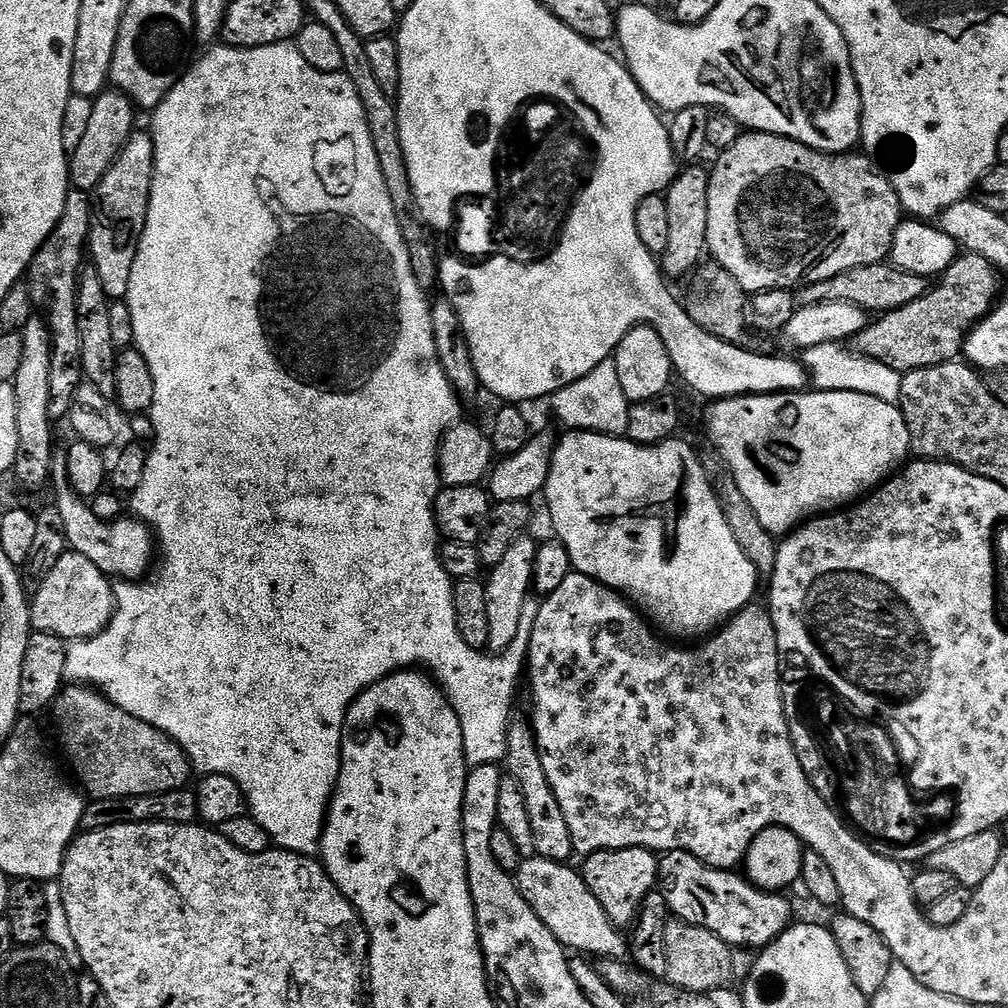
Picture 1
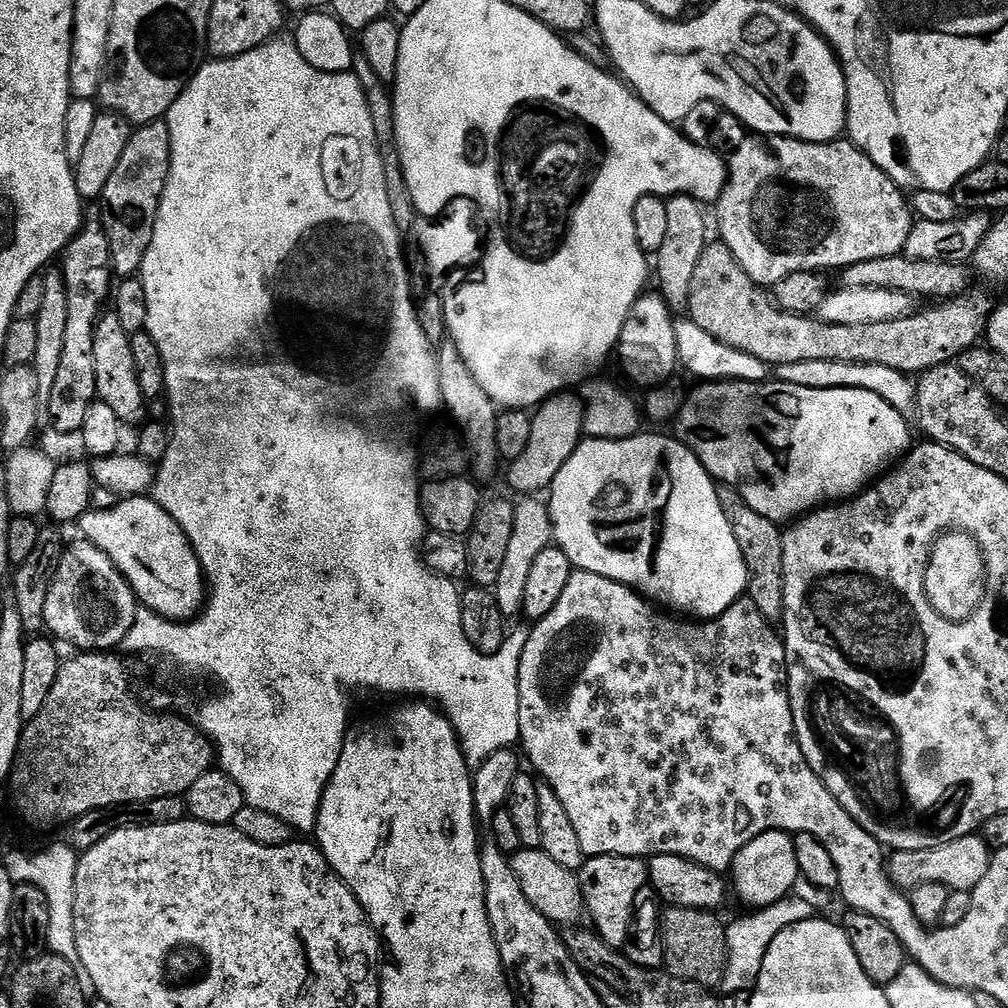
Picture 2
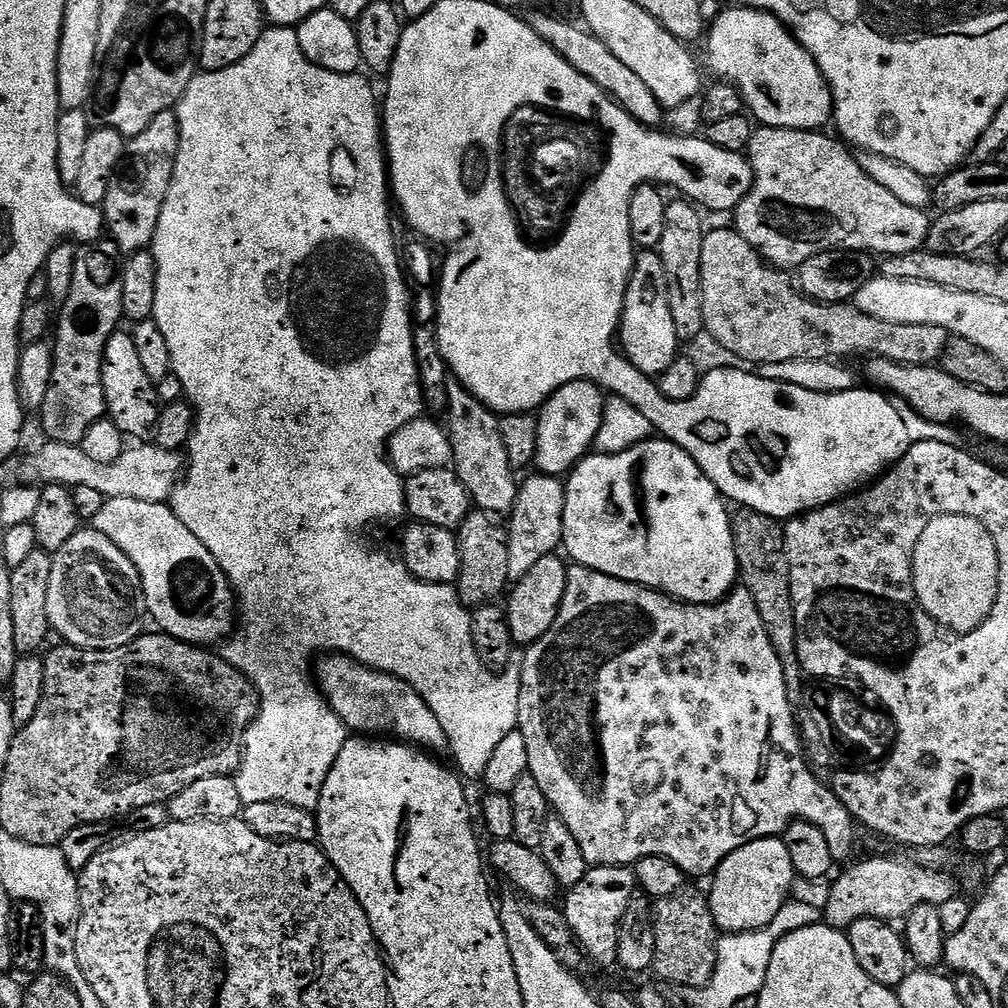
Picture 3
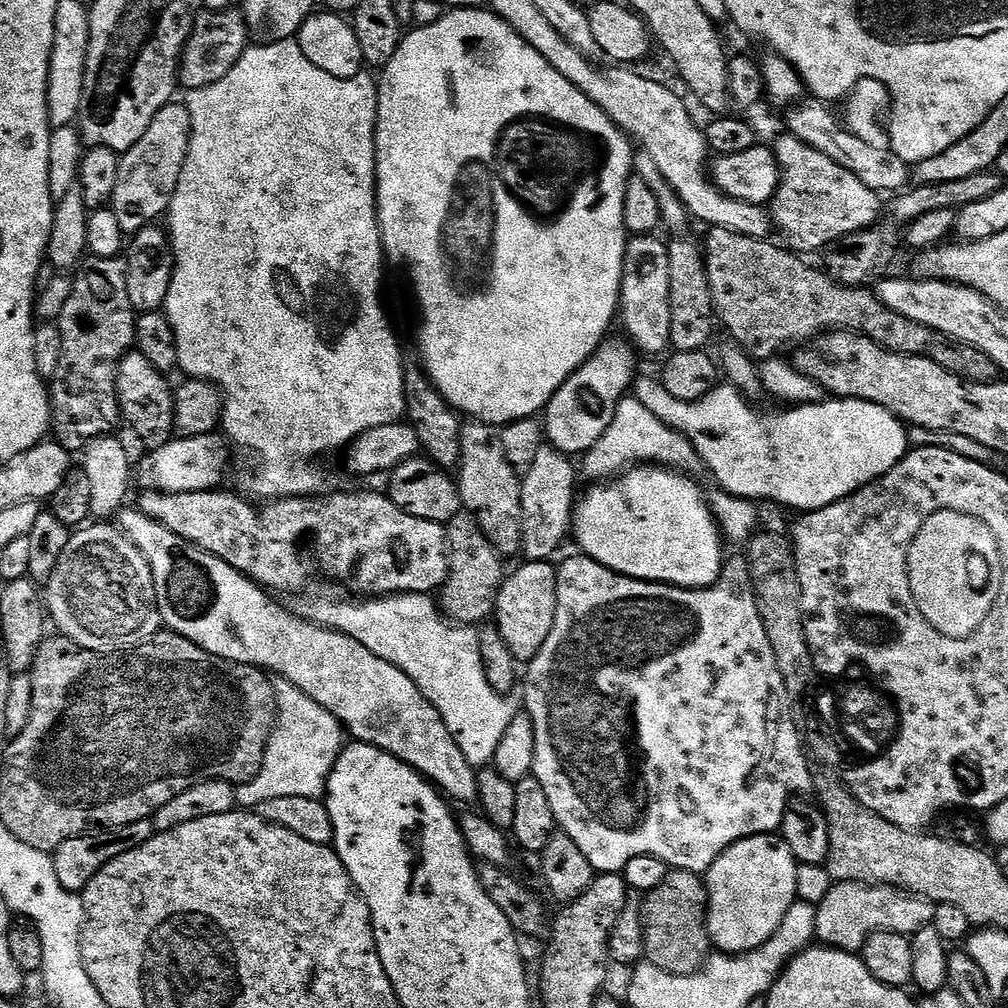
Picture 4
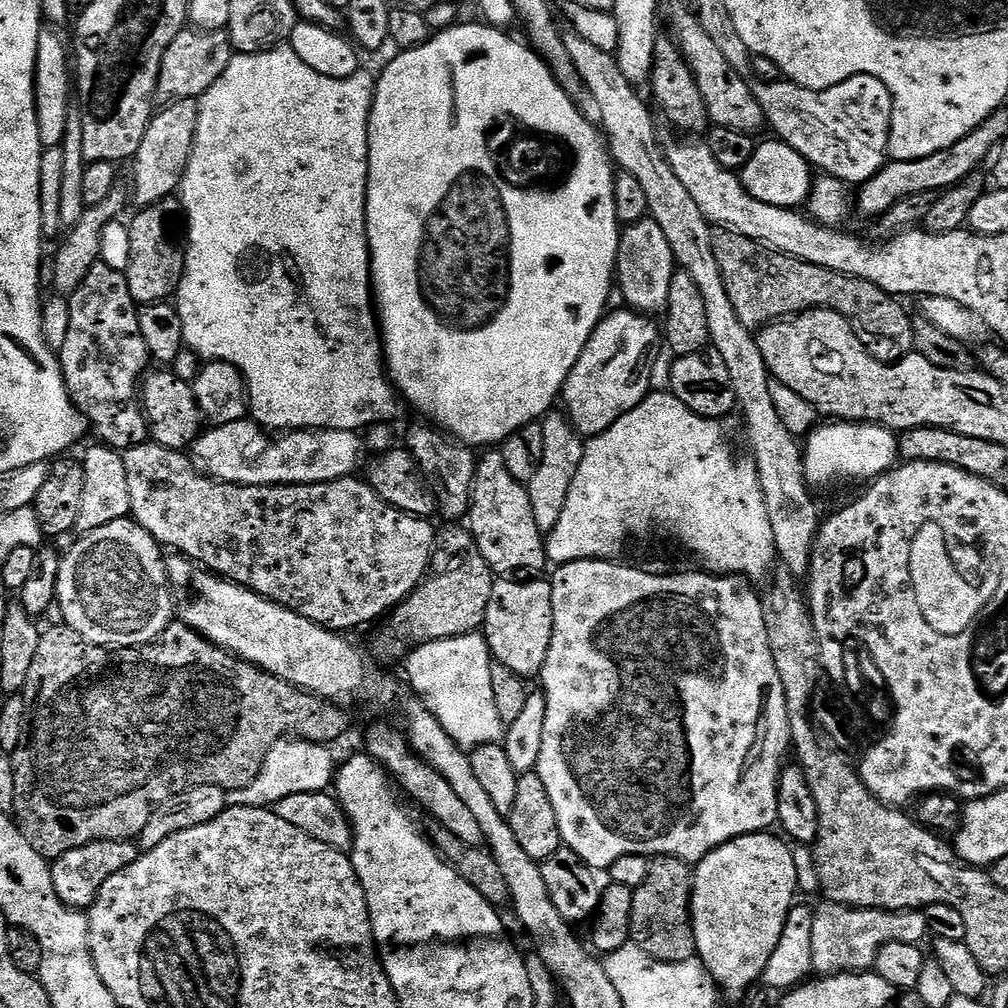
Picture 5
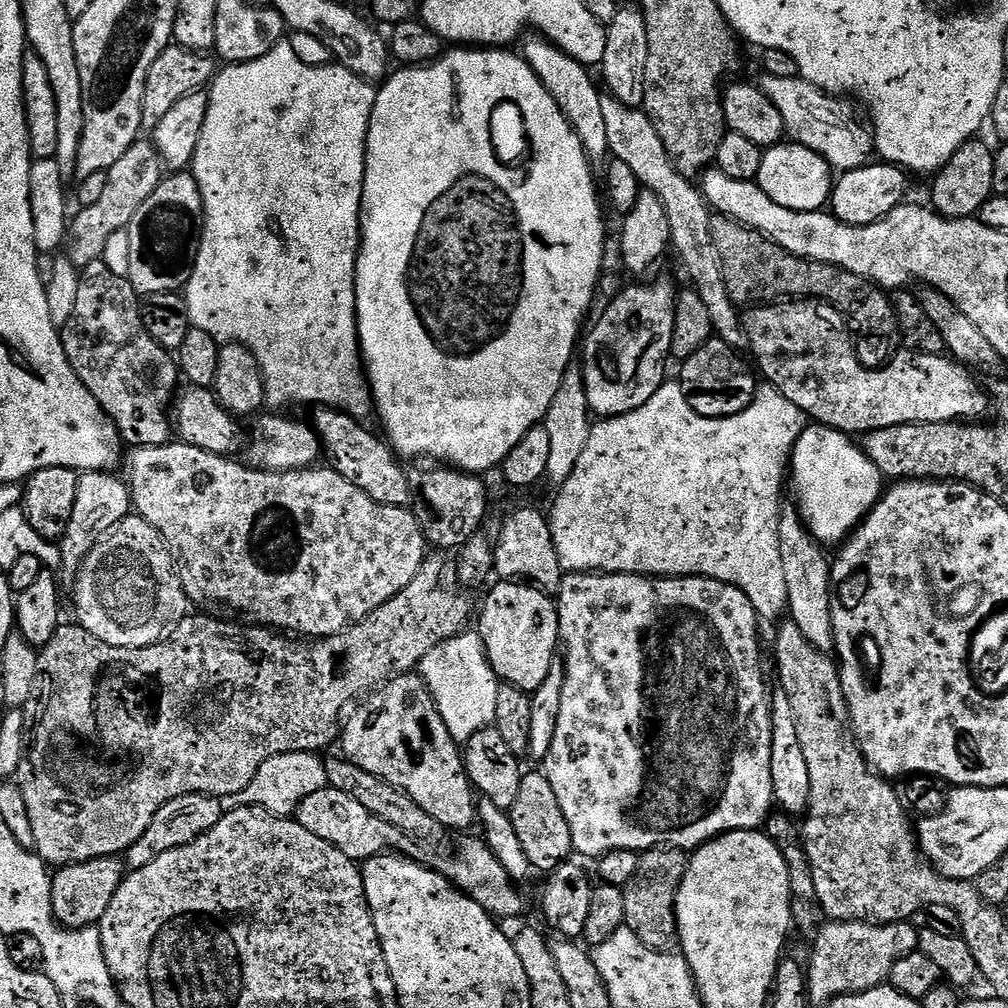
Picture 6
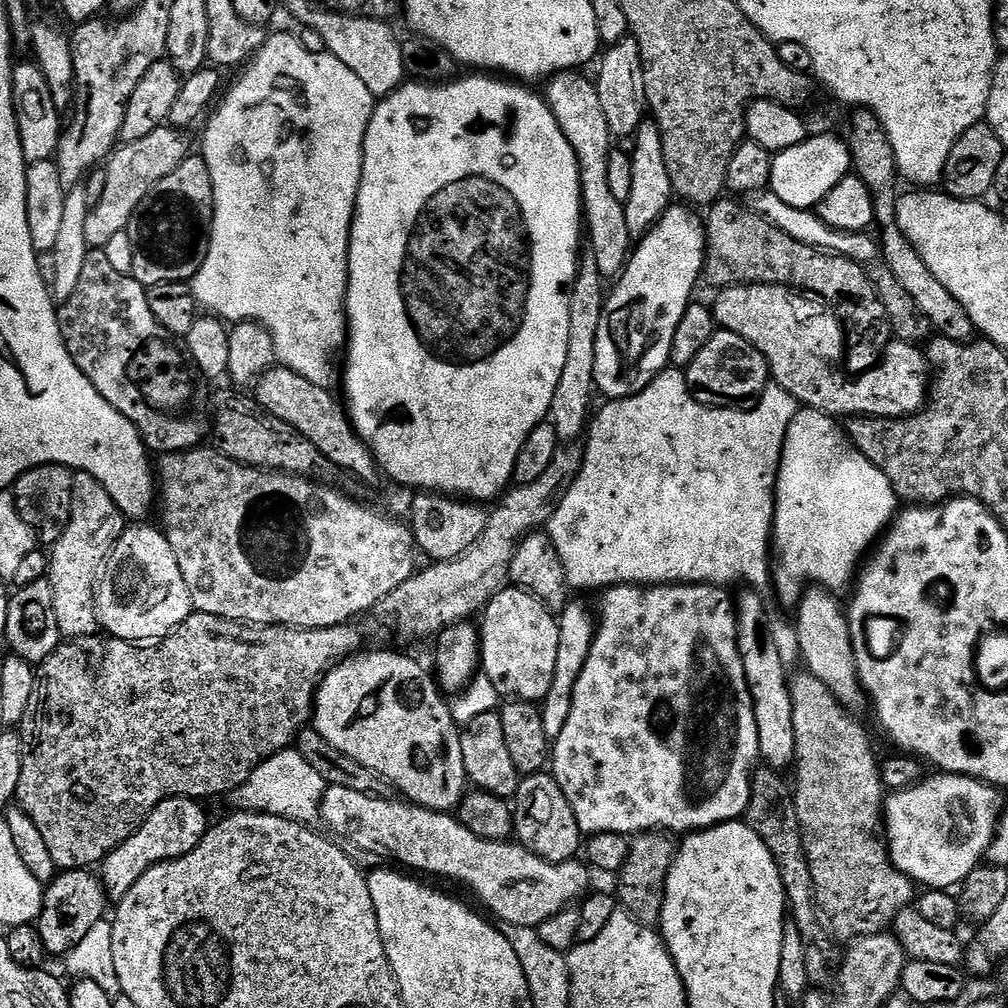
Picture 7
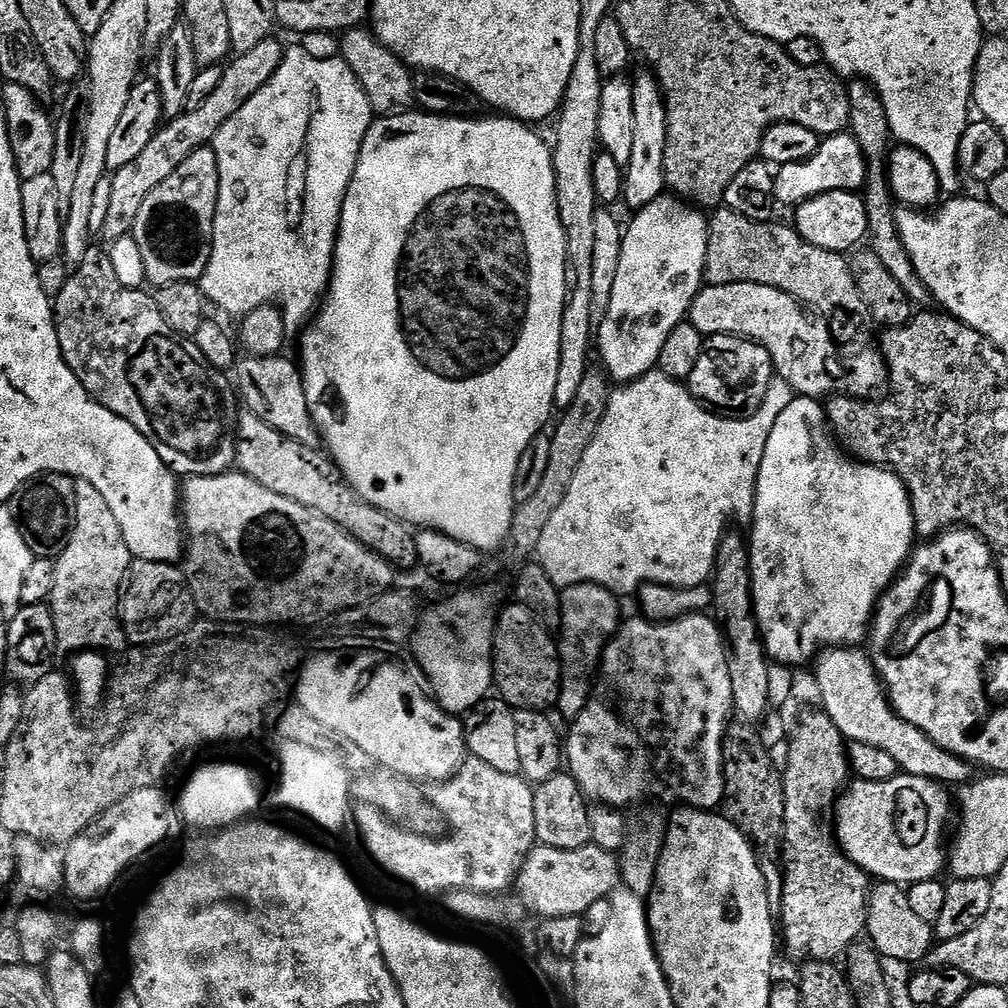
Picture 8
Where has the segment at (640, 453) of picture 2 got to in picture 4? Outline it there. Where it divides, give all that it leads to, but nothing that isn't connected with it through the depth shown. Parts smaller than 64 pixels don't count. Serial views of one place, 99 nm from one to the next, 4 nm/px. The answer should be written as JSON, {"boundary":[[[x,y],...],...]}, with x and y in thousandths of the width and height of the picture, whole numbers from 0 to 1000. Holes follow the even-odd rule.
{"boundary":[[[600,336],[599,340],[591,346],[590,351],[548,392],[548,397],[538,410],[543,439],[554,445],[555,448],[578,450],[587,444],[589,438],[593,438],[593,435],[597,435],[601,423],[605,423],[605,419],[609,419],[609,407],[613,407],[616,397],[628,384],[633,373],[633,367],[631,367],[633,350],[626,340],[620,339],[618,336],[616,336],[617,338],[607,336]],[[633,460],[612,471],[610,474],[604,474],[598,478],[591,478],[586,481],[587,485],[583,489],[576,491],[569,501],[567,509],[566,531],[571,532],[571,536],[575,539],[574,547],[578,551],[584,552],[586,556],[593,557],[597,562],[601,562],[605,565],[609,565],[618,571],[624,571],[630,575],[649,575],[652,579],[668,579],[674,583],[705,583],[710,578],[710,574],[714,572],[714,564],[720,555],[720,548],[714,545],[714,536],[716,537],[716,529],[714,521],[707,512],[703,497],[698,496],[698,492],[694,489],[694,484],[686,476],[686,471],[680,470],[678,467],[656,462],[653,460]]]}

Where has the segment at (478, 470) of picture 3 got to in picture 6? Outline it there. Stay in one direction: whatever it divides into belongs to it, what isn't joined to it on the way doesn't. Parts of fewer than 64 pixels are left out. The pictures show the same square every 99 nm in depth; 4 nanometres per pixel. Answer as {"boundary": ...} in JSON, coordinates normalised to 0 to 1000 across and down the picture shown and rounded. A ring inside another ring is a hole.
{"boundary":[[[512,504],[501,514],[496,533],[490,536],[490,567],[500,577],[523,577],[545,589],[555,587],[562,568],[554,558],[554,546],[550,546],[541,509],[532,504]]]}

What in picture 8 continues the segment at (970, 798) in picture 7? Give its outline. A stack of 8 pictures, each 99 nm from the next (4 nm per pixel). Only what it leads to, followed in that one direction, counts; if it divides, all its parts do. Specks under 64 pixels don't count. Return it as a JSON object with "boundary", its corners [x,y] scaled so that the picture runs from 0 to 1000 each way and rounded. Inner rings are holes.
{"boundary":[[[900,768],[888,770],[879,776],[850,773],[827,803],[834,840],[855,864],[870,874],[904,879],[930,872],[933,864],[938,861],[937,828],[940,825],[940,813],[946,810],[946,794],[940,791],[940,786],[941,783],[931,774]]]}

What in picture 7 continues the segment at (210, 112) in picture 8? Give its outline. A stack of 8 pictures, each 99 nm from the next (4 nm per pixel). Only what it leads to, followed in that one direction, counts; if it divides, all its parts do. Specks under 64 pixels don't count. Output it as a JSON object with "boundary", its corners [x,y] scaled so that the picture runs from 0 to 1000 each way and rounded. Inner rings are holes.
{"boundary":[[[164,125],[137,137],[137,141],[119,143],[105,160],[105,186],[101,188],[101,196],[88,209],[85,216],[85,240],[88,247],[102,248],[113,232],[127,229],[127,221],[137,208],[141,196],[154,183],[161,181],[188,153],[187,139],[182,130]]]}

